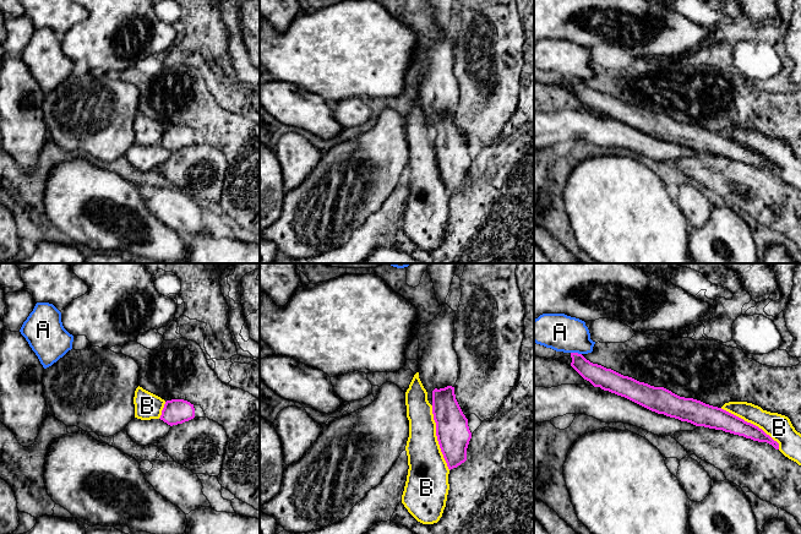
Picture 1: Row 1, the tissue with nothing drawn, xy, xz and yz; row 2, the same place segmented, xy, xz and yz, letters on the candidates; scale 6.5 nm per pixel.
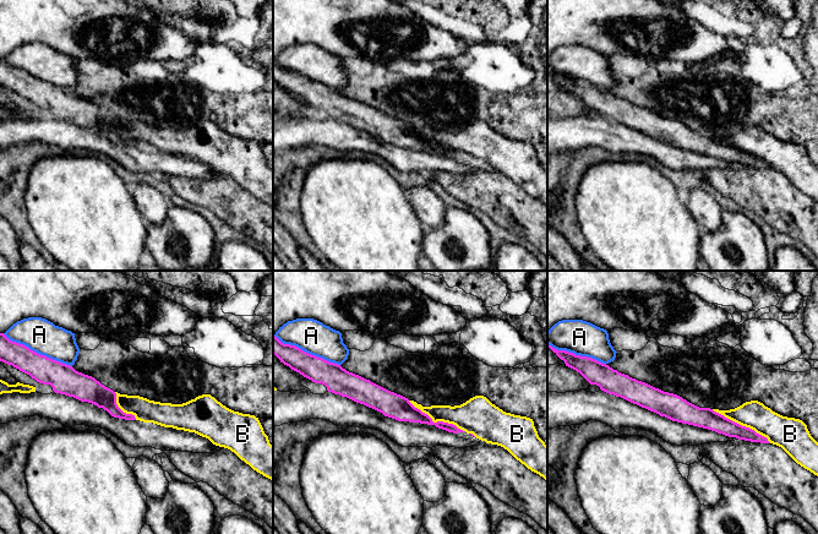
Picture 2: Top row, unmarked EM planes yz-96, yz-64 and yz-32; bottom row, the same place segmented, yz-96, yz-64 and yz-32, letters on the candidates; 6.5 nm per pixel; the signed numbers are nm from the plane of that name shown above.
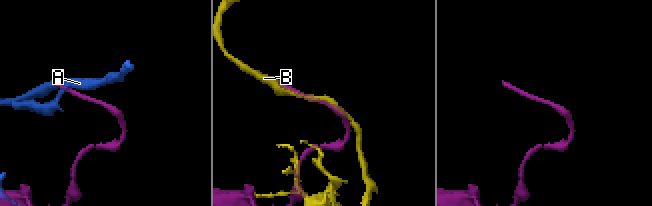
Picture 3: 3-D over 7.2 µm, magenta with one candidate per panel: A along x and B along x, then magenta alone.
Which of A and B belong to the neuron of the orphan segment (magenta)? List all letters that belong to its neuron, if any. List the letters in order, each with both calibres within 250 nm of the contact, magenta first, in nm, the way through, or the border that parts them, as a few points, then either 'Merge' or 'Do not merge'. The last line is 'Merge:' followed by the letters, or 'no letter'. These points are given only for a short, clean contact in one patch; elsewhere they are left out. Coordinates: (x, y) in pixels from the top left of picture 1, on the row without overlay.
A: Thickness 140 nm (magenta) against 240 nm. Do not merge
B: Thickness 220 nm (magenta) against 260 nm. Merge
Merge: B

